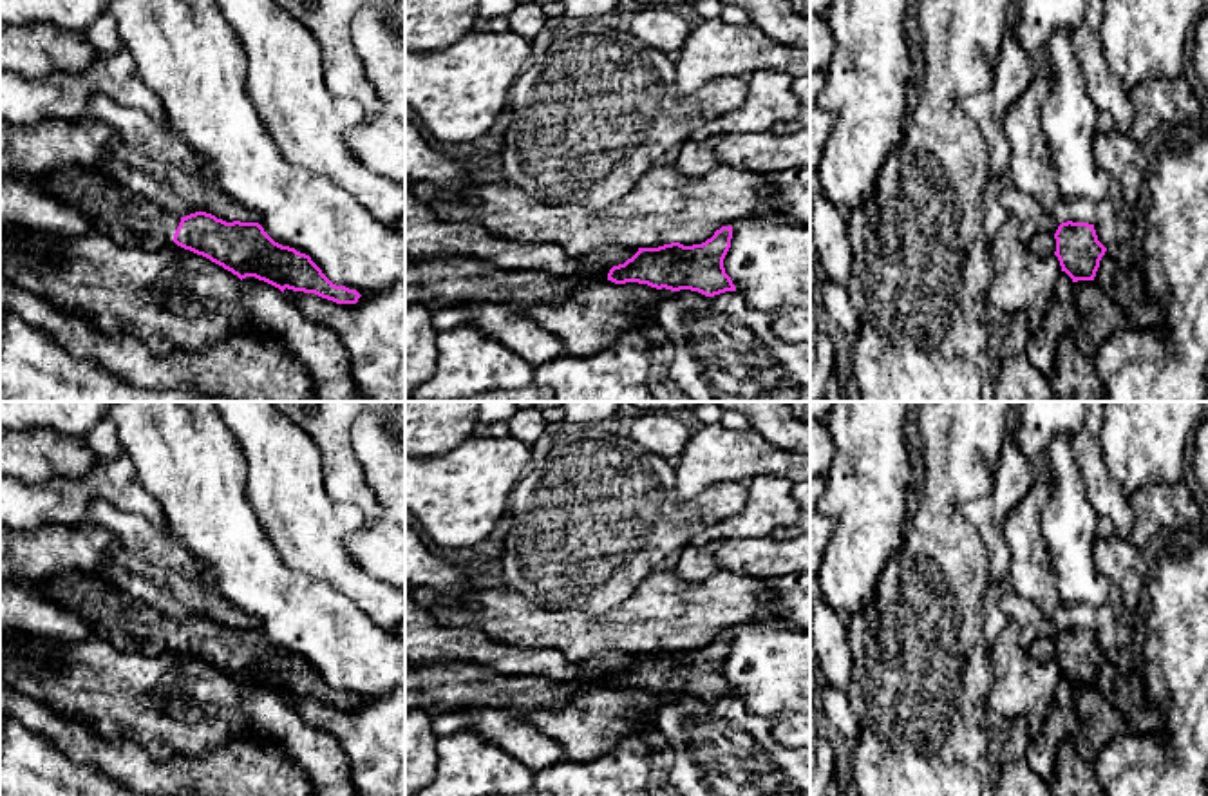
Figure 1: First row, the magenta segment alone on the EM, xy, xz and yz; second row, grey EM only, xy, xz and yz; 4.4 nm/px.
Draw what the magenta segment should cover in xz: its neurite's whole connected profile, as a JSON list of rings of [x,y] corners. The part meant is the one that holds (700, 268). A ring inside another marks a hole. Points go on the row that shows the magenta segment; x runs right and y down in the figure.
[[[722,226],[702,244],[671,242],[658,248],[638,248],[631,259],[609,270],[608,280],[638,282],[671,291],[691,289],[705,297],[736,291],[723,268],[731,239],[732,226]]]

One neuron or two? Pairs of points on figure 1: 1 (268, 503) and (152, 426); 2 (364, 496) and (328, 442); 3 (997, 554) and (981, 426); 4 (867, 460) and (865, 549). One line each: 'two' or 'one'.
1: two
2: one
3: two
4: one

